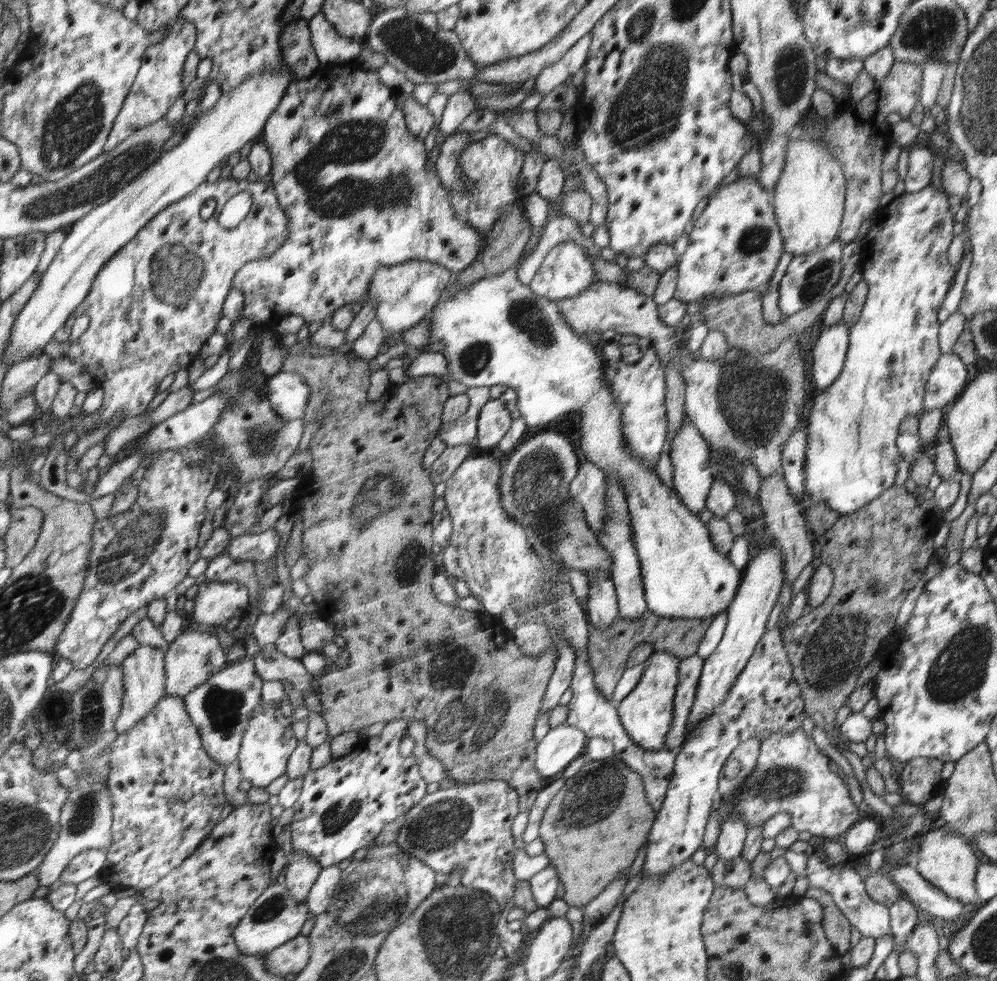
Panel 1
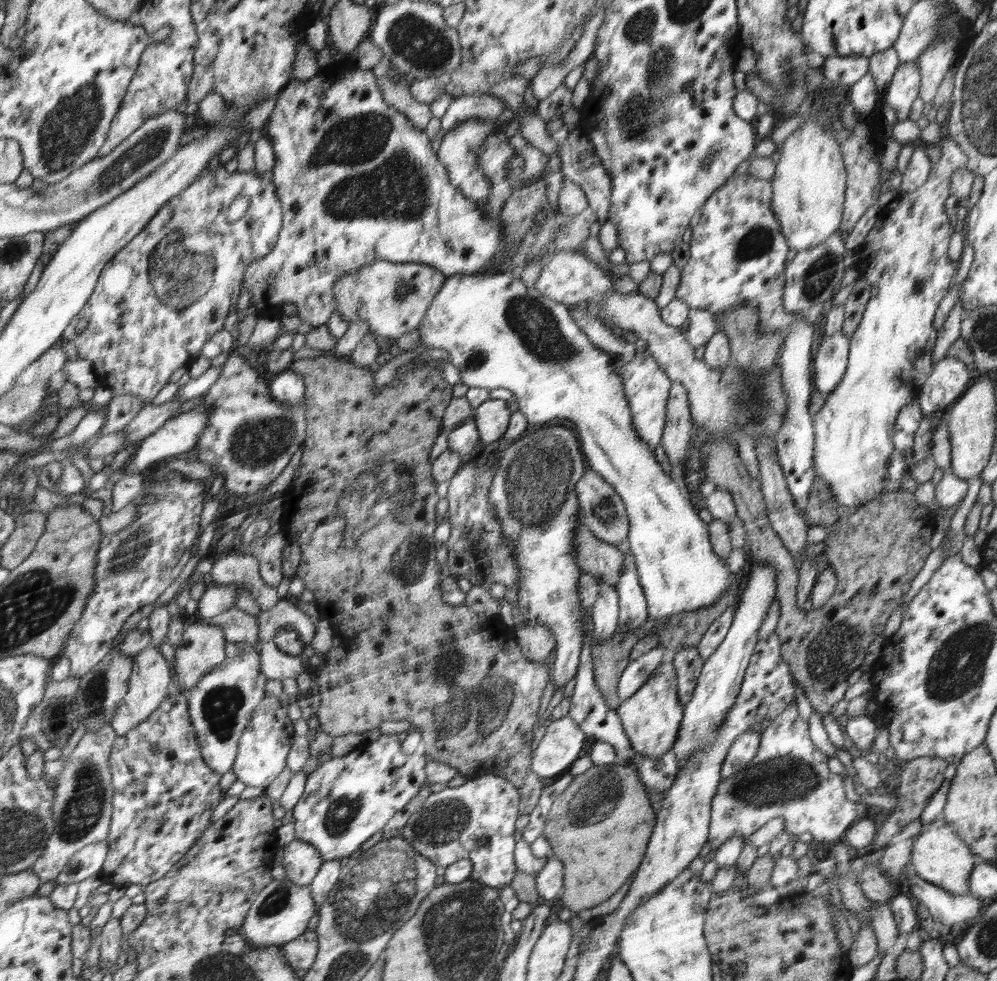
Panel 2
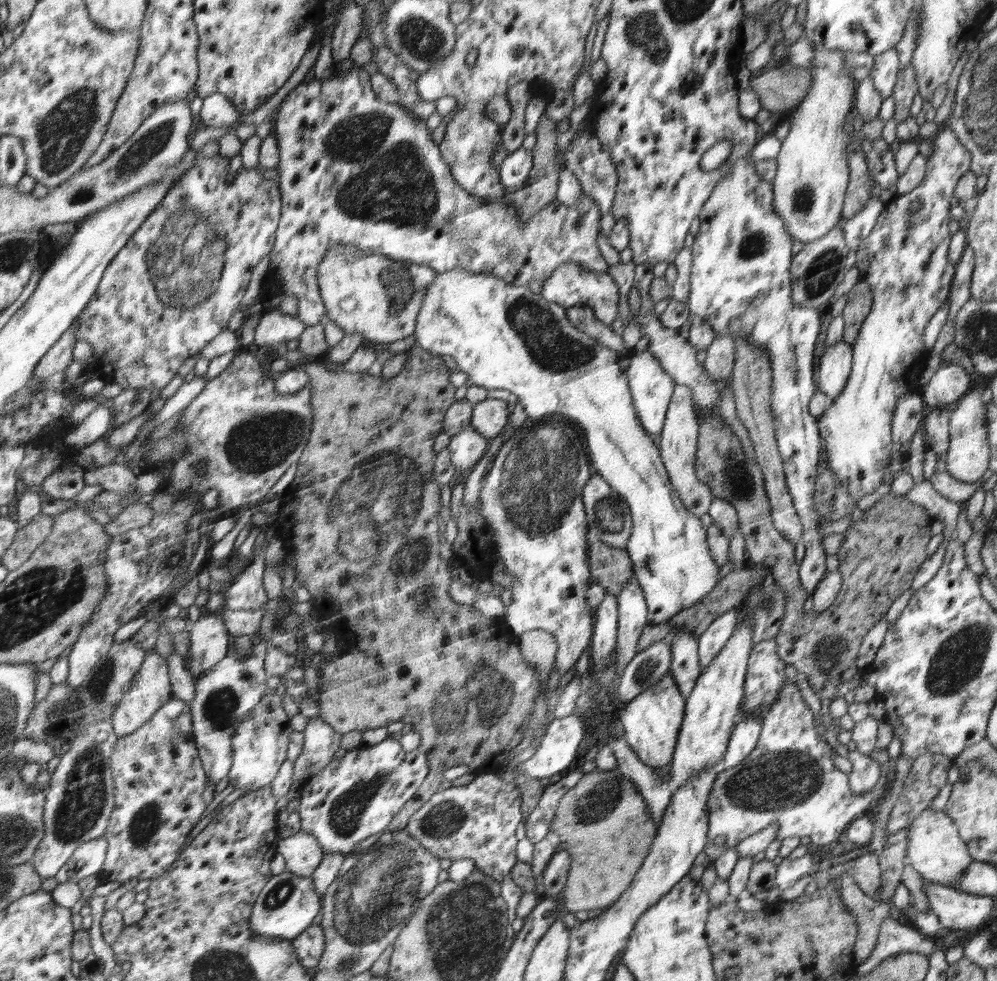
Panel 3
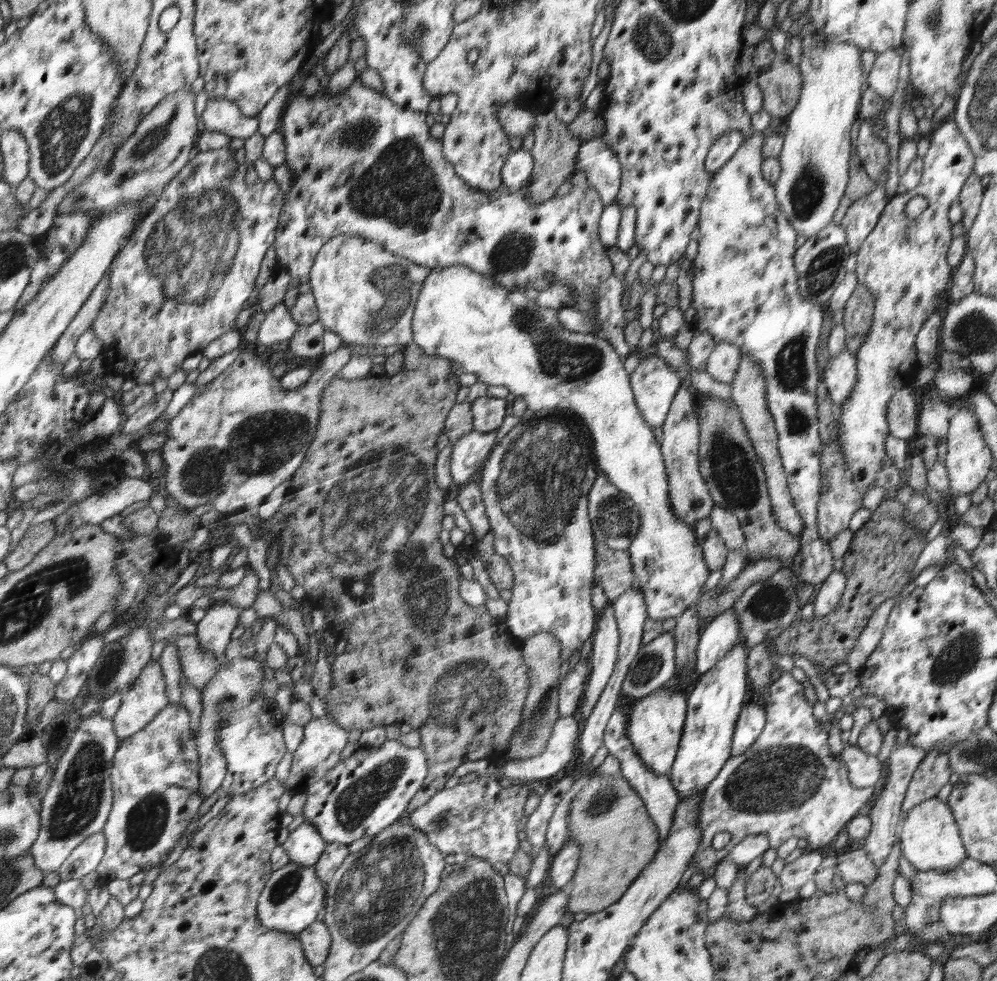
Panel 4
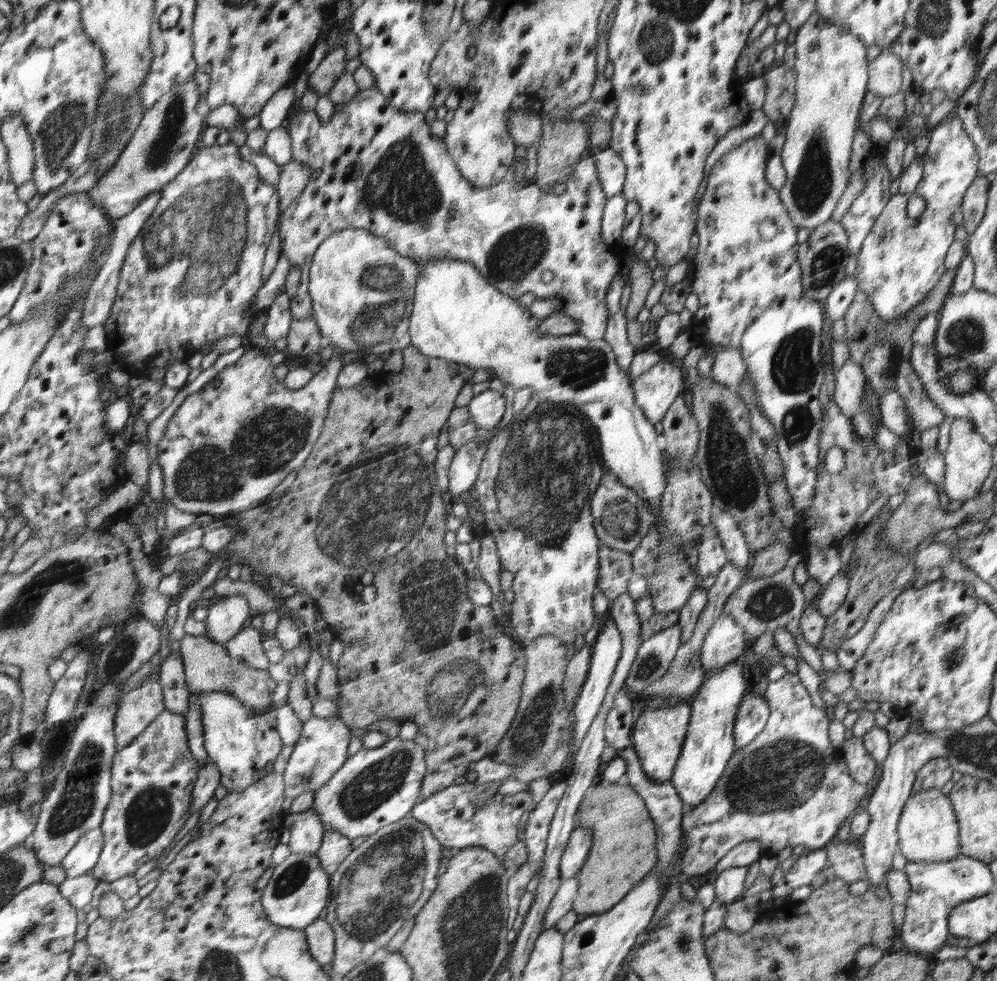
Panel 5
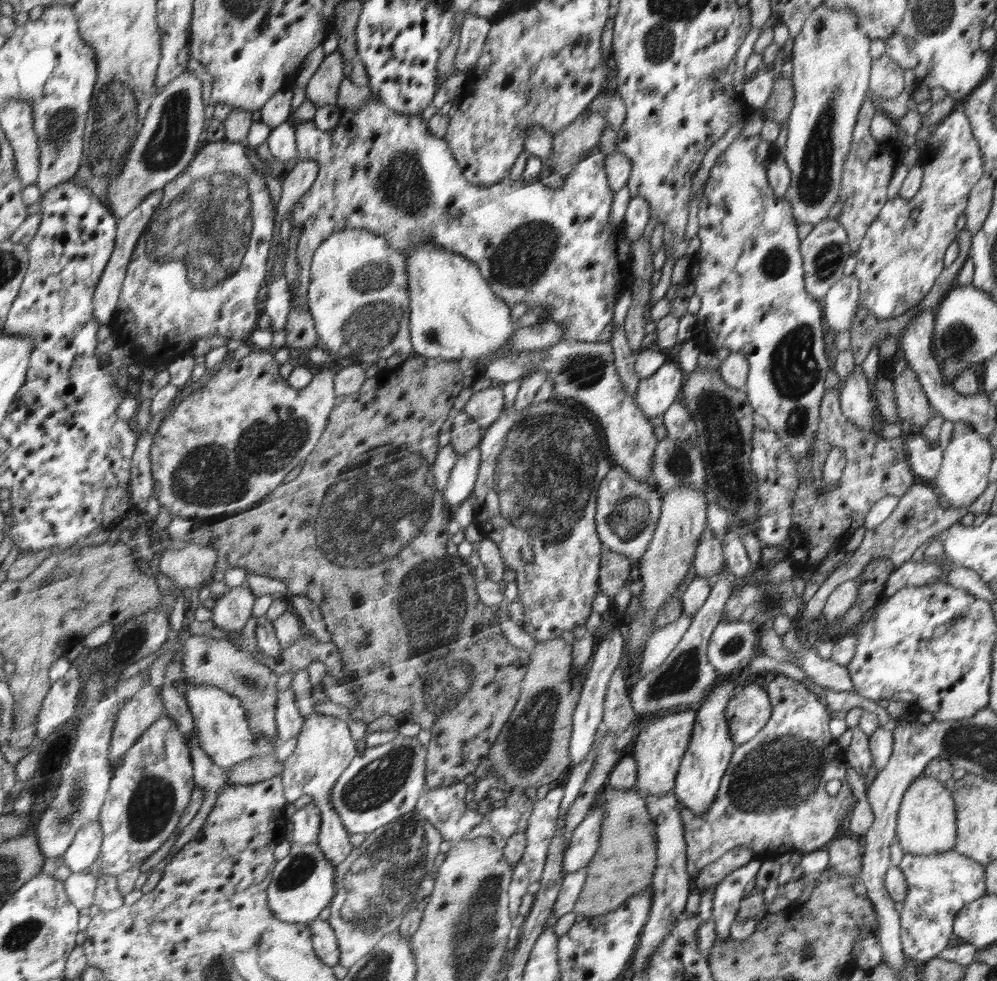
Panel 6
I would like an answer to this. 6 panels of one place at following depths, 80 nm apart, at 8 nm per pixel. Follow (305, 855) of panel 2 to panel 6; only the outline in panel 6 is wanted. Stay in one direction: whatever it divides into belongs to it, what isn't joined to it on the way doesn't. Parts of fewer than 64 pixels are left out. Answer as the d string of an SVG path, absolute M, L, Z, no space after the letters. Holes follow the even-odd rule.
M313 802L294 810L291 815L290 840L296 844L317 842L321 830L321 809Z

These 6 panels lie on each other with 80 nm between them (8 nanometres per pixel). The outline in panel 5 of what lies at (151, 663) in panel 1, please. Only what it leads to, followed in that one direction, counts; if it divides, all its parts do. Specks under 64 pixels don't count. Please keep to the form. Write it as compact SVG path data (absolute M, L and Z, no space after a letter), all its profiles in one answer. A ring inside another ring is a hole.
M156 670L144 678L141 686L124 694L118 704L113 726L118 751L128 747L164 711L165 702L162 702L162 688Z

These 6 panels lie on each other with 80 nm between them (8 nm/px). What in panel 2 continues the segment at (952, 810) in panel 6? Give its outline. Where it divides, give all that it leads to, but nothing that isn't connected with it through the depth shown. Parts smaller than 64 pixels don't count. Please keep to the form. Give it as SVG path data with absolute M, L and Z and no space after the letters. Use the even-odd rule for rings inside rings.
M942 816L923 825L915 840L909 869L920 878L948 892L963 896L970 893L969 880L973 868L979 861L972 849L961 839L953 825L948 824Z

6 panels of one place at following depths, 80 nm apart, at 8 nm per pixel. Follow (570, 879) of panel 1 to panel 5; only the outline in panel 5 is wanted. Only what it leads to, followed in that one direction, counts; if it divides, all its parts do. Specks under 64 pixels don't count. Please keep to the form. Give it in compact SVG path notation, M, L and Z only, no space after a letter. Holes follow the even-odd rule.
M600 780L591 791L585 792L577 808L576 826L589 828L592 831L592 848L590 857L584 866L577 872L578 892L573 902L573 910L579 914L594 915L604 914L612 907L617 906L625 897L641 883L641 880L657 866L659 856L656 856L656 833L653 817L648 816L644 799L626 782L608 782Z

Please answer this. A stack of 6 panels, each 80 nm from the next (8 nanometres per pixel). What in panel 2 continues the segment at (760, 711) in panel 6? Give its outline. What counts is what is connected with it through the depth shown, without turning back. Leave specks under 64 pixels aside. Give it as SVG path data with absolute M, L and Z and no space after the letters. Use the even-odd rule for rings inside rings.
M754 725L744 735L735 740L726 755L724 766L721 768L721 780L726 780L741 770L747 768L750 761L757 754L761 742L763 727Z

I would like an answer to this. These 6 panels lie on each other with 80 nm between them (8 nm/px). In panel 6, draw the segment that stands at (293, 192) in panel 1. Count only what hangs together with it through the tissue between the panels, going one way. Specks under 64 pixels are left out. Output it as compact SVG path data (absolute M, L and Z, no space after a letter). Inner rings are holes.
M370 93L369 98L365 104L360 104L356 108L344 109L340 115L338 123L334 130L322 131L316 127L314 121L300 123L295 126L295 141L297 153L296 157L300 161L315 160L319 166L319 173L312 183L308 193L304 193L296 202L294 206L294 214L292 224L293 228L298 228L298 244L296 244L296 258L298 258L300 266L299 281L300 284L295 289L293 296L293 306L295 308L307 308L309 299L307 291L309 290L310 273L312 271L313 255L316 253L318 247L337 232L344 231L345 229L359 228L380 236L386 237L388 244L399 253L405 254L413 248L415 240L431 240L441 248L449 249L450 252L456 252L466 259L470 259L479 265L481 275L485 277L488 283L492 286L493 292L497 294L503 301L509 304L510 308L520 303L526 303L529 309L532 307L542 307L547 310L545 314L546 319L553 320L563 326L565 333L562 335L561 340L572 339L575 341L582 341L587 343L610 343L612 340L612 308L614 308L614 294L618 297L618 284L622 280L622 276L626 274L626 260L630 256L630 246L624 242L618 228L613 228L609 224L610 208L612 208L612 199L615 193L608 188L608 181L606 180L606 171L604 168L604 159L606 154L614 152L616 146L617 131L610 126L606 127L606 136L602 136L602 142L606 144L606 150L599 151L597 154L588 155L584 160L581 160L576 170L569 172L563 179L564 185L560 189L551 189L546 185L536 181L534 183L527 183L525 179L520 178L517 181L508 179L502 184L497 184L492 187L479 187L475 184L470 184L466 180L463 169L457 164L456 158L453 156L453 151L449 148L449 143L445 138L438 138L428 131L427 121L422 119L421 116L402 116L392 112L374 93Z

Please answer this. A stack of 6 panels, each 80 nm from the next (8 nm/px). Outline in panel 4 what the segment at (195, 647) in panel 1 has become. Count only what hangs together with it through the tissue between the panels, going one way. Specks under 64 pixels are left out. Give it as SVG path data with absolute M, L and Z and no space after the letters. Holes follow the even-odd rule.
M231 602L208 607L194 632L198 637L199 648L213 658L225 658L226 647L234 638L232 630L237 626L241 610Z

